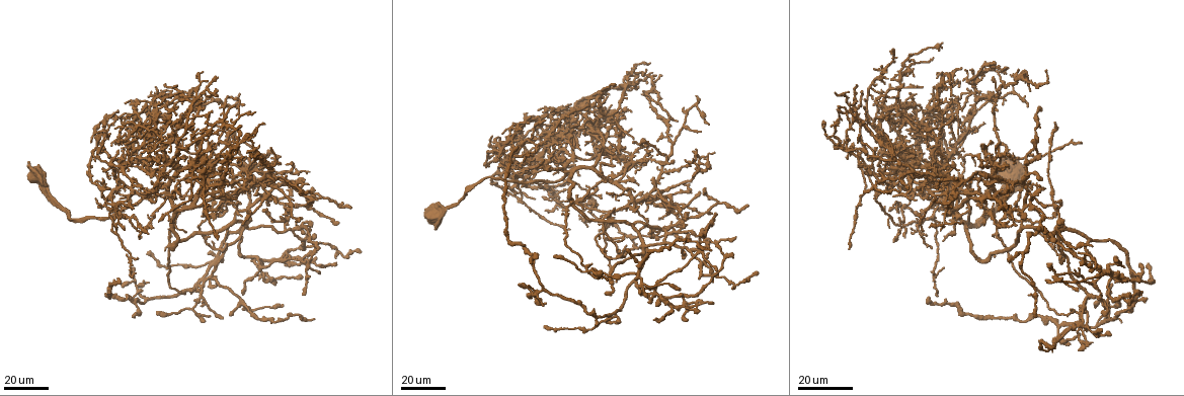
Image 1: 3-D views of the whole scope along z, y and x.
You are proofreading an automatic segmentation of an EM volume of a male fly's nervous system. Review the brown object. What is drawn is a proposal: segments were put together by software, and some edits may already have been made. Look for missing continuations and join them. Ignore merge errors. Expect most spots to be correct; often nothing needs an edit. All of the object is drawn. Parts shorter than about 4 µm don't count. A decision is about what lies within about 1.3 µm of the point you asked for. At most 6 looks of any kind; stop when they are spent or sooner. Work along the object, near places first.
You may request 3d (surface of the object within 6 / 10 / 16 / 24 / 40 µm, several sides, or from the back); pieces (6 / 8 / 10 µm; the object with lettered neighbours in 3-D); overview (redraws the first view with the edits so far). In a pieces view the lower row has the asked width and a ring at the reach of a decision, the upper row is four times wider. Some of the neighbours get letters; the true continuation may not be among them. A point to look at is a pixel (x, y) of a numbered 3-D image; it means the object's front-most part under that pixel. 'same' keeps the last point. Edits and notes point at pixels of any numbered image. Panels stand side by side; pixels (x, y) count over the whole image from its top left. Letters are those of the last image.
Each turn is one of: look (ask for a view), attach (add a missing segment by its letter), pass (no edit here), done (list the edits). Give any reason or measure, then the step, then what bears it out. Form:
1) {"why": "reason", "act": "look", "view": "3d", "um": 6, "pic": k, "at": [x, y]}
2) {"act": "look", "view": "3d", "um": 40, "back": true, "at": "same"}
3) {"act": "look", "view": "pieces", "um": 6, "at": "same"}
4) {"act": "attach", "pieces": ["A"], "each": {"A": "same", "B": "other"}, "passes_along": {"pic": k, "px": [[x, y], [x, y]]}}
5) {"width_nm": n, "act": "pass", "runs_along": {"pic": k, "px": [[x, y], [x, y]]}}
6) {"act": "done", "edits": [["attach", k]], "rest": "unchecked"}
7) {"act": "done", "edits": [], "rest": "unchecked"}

{"why": "end of a long branch", "act": "look", "view": "3d", "um": 40, "pic": 1, "at": [1081, 144]}

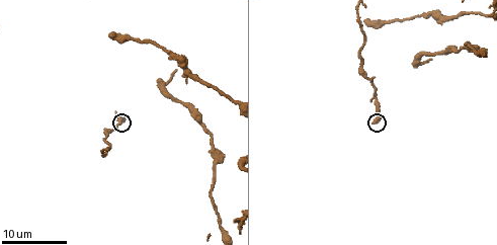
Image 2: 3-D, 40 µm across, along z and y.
{"act": "look", "view": "pieces", "um": 10, "pic": 2, "at": [372, 125]}

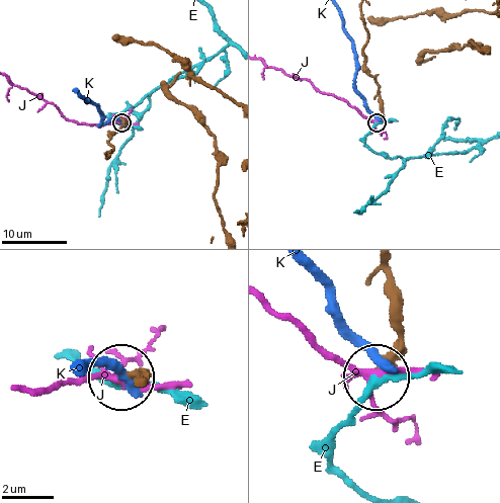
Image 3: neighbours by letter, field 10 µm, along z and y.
{"act": "pass", "each": {"E": "other", "J": "other", "K": "other"}, "runs_along": {"pic": 3, "px": [[364, 25], [364, 67], [377, 84], [381, 106], [377, 120]]}, "found": "none of them fits"}

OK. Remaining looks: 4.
{"why": "tapers out", "act": "look", "view": "3d", "um": 24, "pic": 2, "at": [176, 72]}

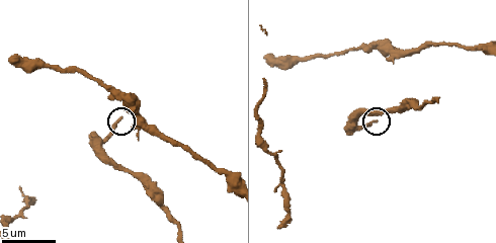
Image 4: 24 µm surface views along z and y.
{"act": "look", "view": "pieces", "um": 8, "pic": 4, "at": [376, 119]}

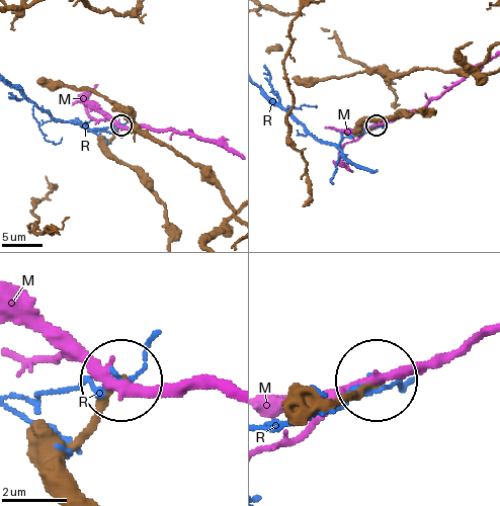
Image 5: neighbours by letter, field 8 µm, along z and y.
{"width_nm": 160, "act": "pass", "each": {"M": "other", "R": "other"}, "runs_along": {"pic": 5, "px": [[334, 397], [355, 397], [374, 384]]}, "found": "no lettered segment goes on from it"}

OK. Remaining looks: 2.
{"why": "free end", "act": "look", "view": "3d", "um": 40, "pic": 1, "at": [614, 118]}

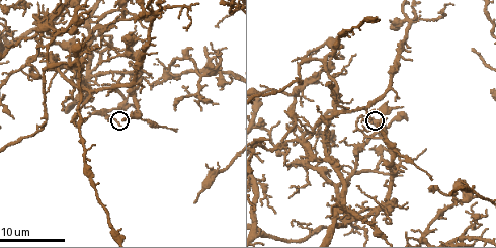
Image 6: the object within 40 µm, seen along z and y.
{"act": "look", "view": "pieces", "um": 10, "pic": 6, "at": [378, 125]}

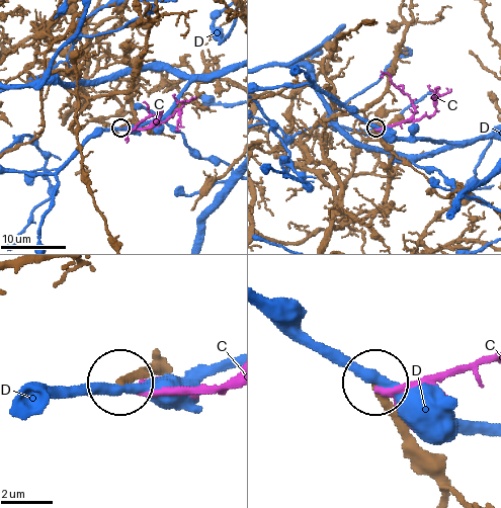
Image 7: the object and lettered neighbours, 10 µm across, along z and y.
{"width_nm": 220, "act": "pass", "each": {"C": "other", "D": "other"}, "found": "no lettered segment goes on from it"}

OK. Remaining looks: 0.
{"act": "done", "edits": [], "rest": "unchecked"}

